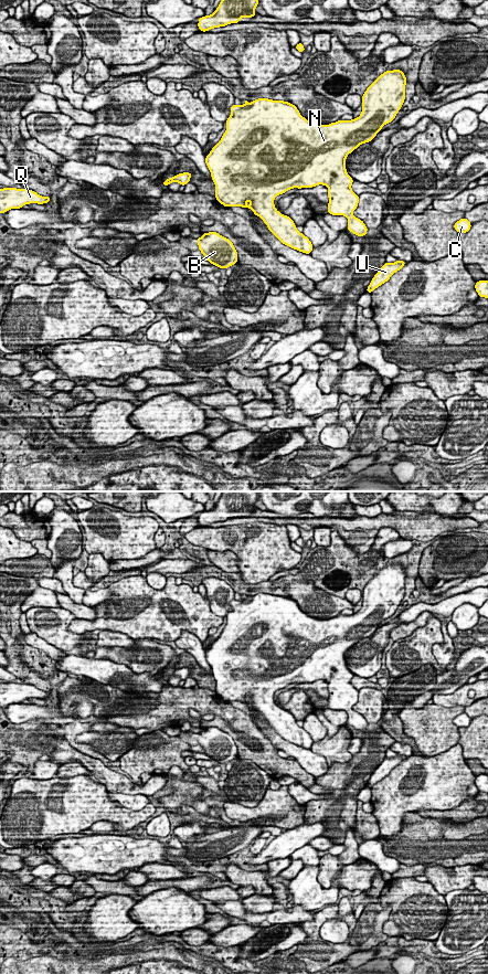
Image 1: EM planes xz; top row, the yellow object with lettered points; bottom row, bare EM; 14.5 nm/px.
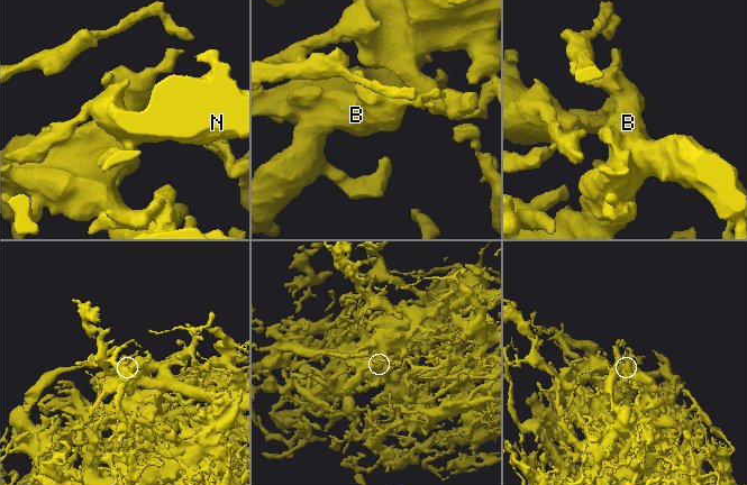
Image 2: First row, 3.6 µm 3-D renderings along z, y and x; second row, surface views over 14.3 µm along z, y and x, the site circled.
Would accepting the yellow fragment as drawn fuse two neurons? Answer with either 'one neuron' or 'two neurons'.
one neuron

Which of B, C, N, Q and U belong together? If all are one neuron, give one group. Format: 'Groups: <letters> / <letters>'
Groups: B C N Q U

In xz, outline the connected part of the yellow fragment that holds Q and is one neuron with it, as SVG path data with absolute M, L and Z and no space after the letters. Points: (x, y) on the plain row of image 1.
M17 682L0 684L0 708L11 703L21 703L30 698L43 699L50 696L50 691L42 691L32 685Z

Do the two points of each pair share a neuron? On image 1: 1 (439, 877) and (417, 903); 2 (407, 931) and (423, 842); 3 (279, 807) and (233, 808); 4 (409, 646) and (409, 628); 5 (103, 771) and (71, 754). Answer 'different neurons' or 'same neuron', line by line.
1: same neuron
2: different neurons
3: same neuron
4: different neurons
5: same neuron

